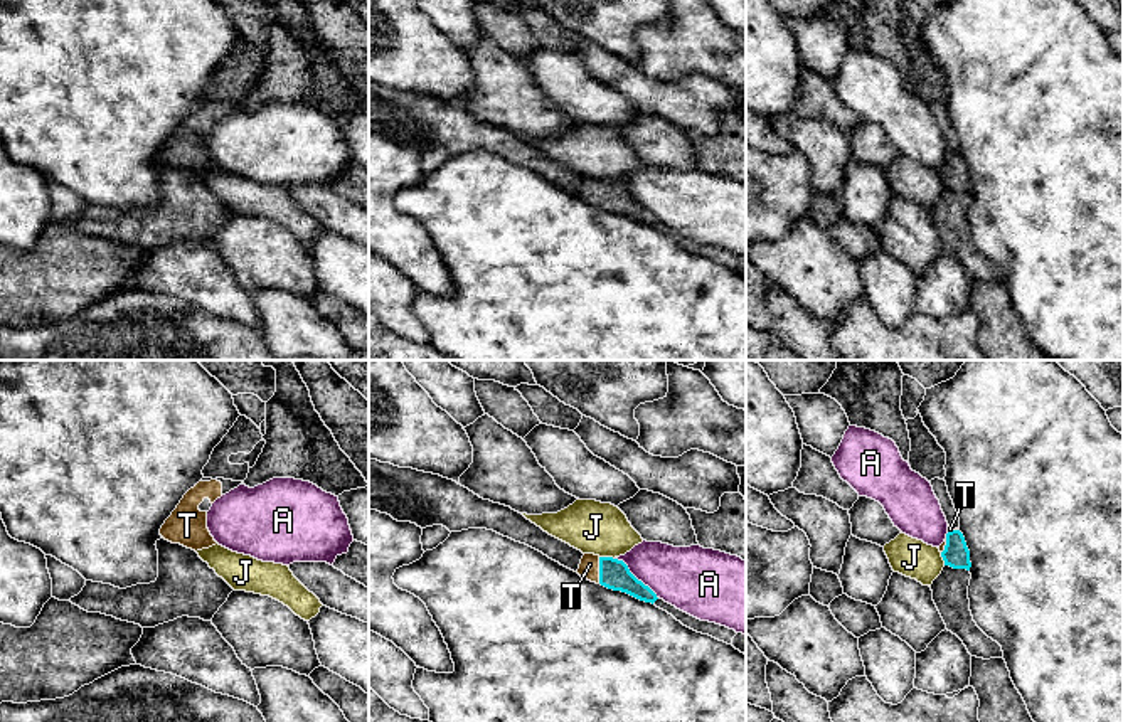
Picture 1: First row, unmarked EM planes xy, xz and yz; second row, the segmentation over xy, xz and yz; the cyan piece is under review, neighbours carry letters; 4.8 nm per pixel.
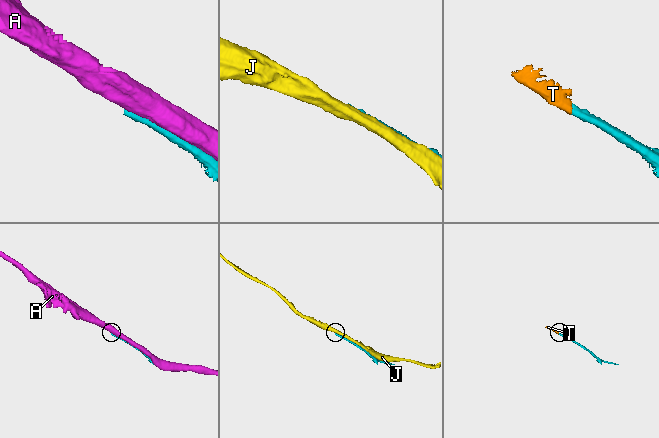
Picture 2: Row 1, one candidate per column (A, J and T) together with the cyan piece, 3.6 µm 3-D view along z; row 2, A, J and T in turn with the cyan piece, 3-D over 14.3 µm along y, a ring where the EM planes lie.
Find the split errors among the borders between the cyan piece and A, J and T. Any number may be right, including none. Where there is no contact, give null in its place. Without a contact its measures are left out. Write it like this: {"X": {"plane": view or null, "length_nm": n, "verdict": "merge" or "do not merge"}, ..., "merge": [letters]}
{"A": {"plane": "xz", "length_nm": 280, "verdict": "do not merge"}, "J": {"plane": "xz", "length_nm": 70, "verdict": "do not merge"}, "T": {"plane": "xz", "length_nm": 130, "verdict": "merge"}, "merge": ["T"]}

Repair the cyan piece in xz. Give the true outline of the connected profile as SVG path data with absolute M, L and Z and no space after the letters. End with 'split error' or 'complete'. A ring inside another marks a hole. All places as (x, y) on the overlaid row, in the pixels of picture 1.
M584 554L576 571L581 577L613 591L626 592L640 601L655 603L657 594L638 581L623 560Z | split error

